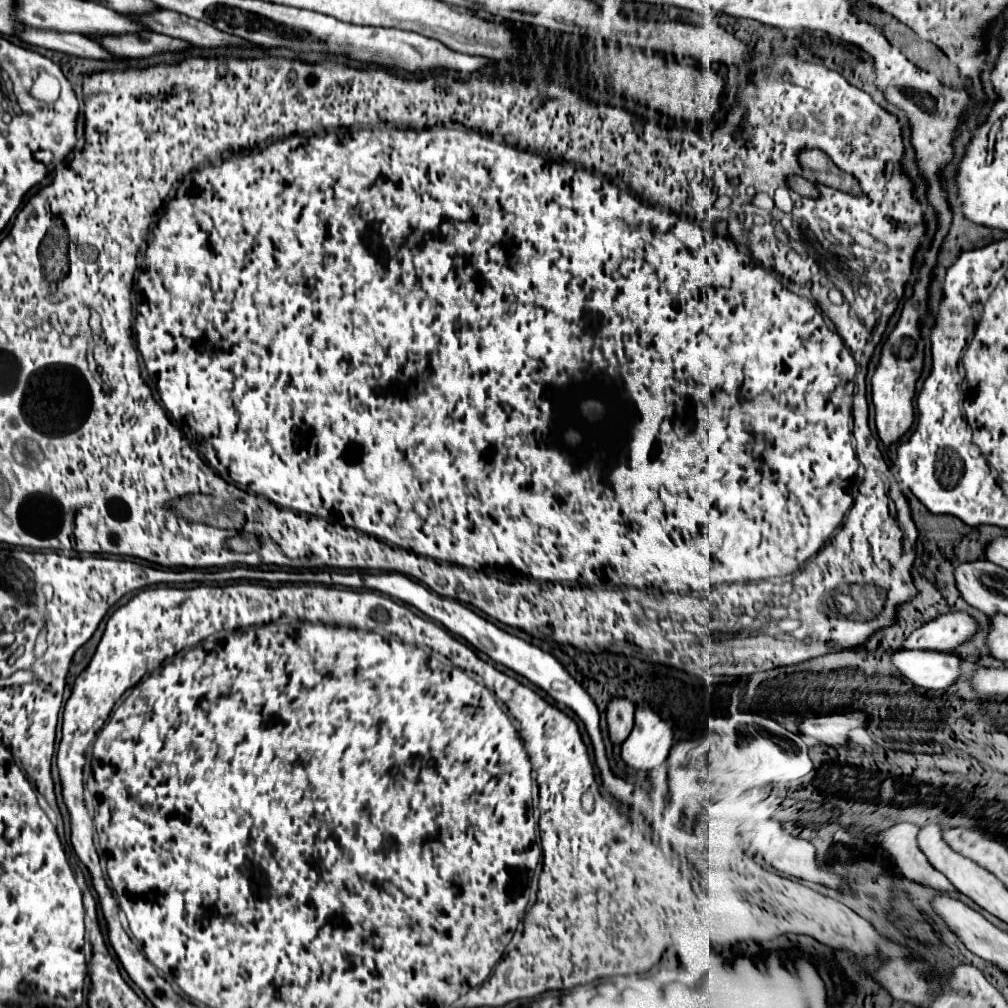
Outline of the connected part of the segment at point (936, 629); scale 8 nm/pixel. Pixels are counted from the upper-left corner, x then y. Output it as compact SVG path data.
M952 611L916 629L906 641L906 649L932 649L932 651L954 651L956 647L970 641L974 633L982 629L982 623L966 611Z

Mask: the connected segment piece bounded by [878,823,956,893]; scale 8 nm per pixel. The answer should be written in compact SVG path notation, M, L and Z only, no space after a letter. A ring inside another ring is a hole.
M898 823L892 829L882 831L878 835L878 841L886 851L890 851L890 855L896 859L898 869L910 881L932 887L936 891L946 891L946 893L956 891L954 885L940 871L936 871L926 859L926 855L920 851L916 831L918 831L916 825Z

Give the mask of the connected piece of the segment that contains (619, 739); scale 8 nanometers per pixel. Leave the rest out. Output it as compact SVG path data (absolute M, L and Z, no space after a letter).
M624 699L612 701L608 705L606 717L608 717L610 741L622 745L634 727L634 705L632 705L632 701L624 701Z

